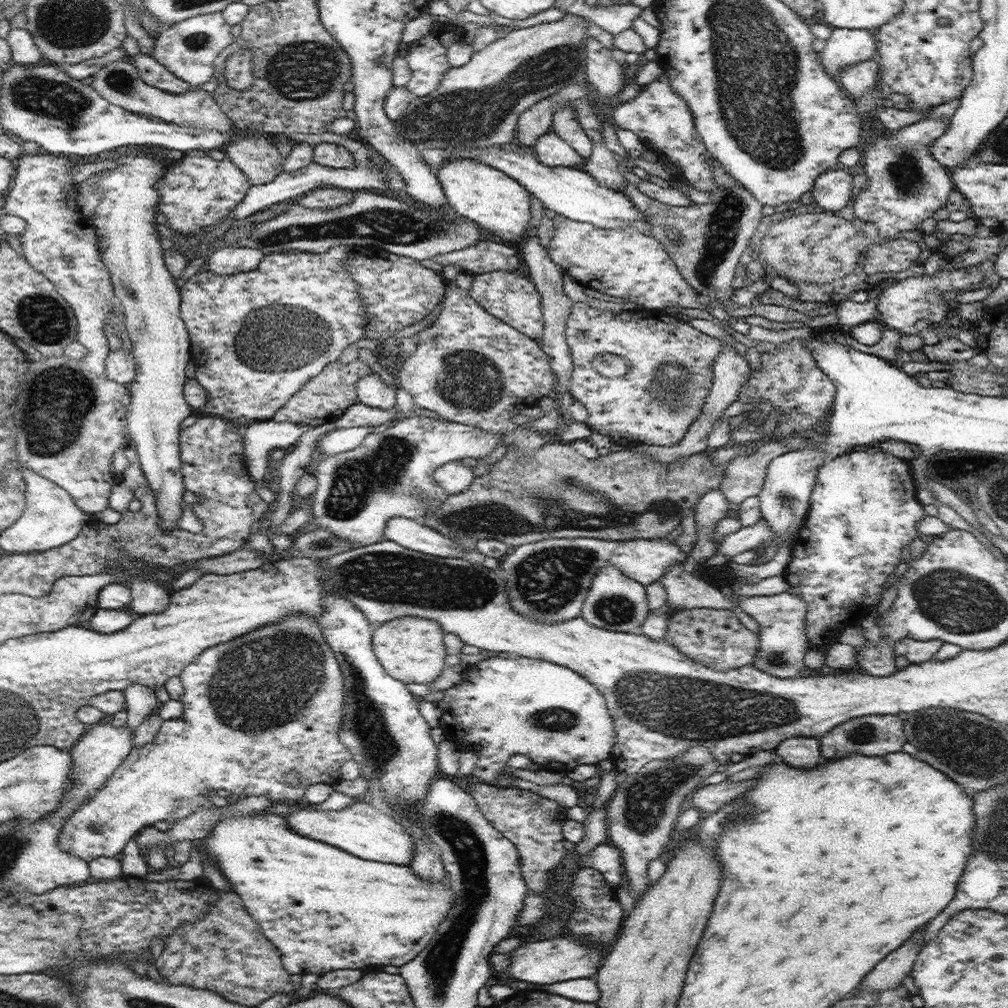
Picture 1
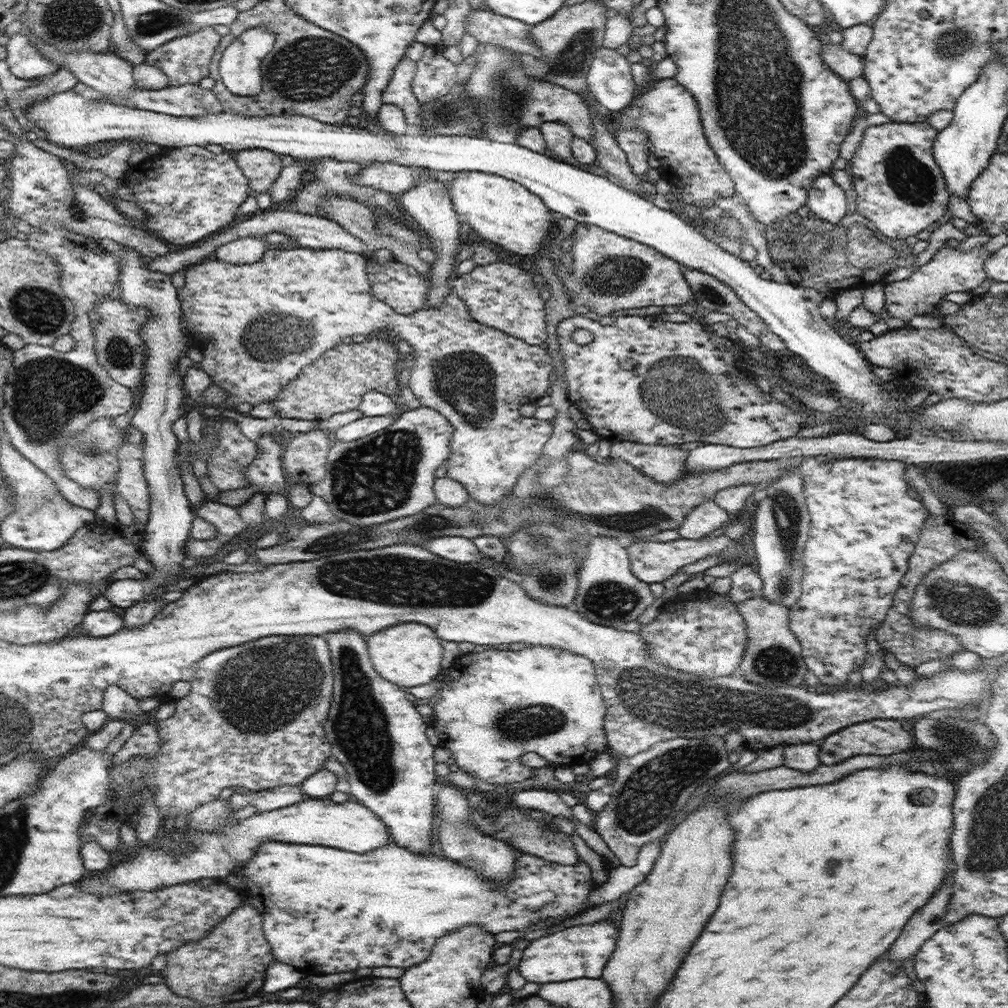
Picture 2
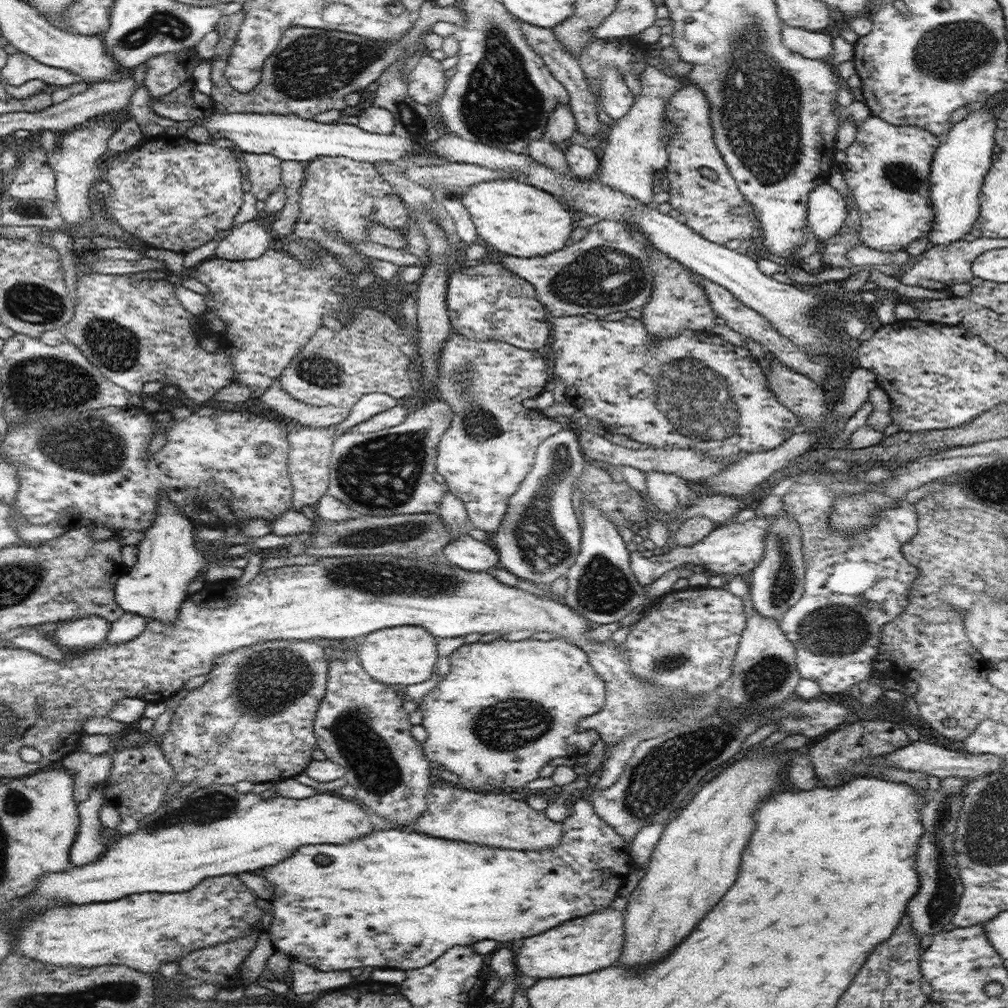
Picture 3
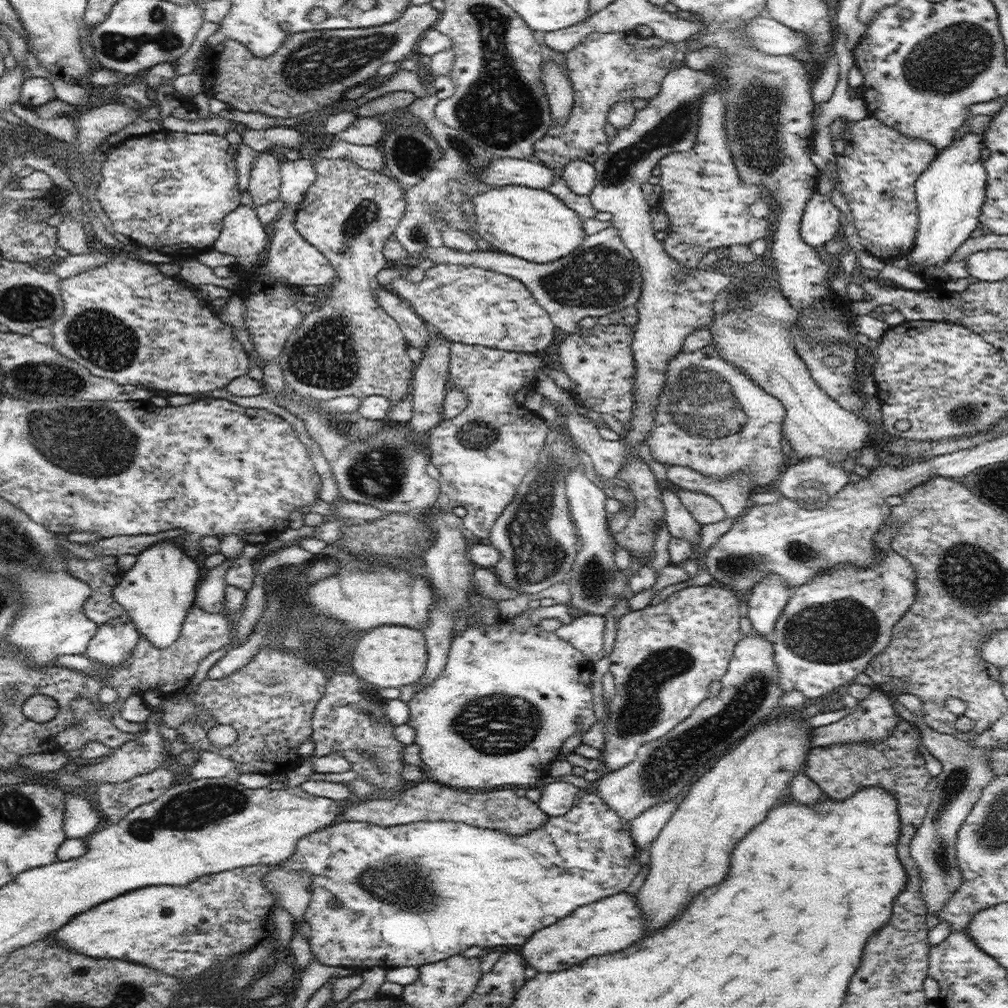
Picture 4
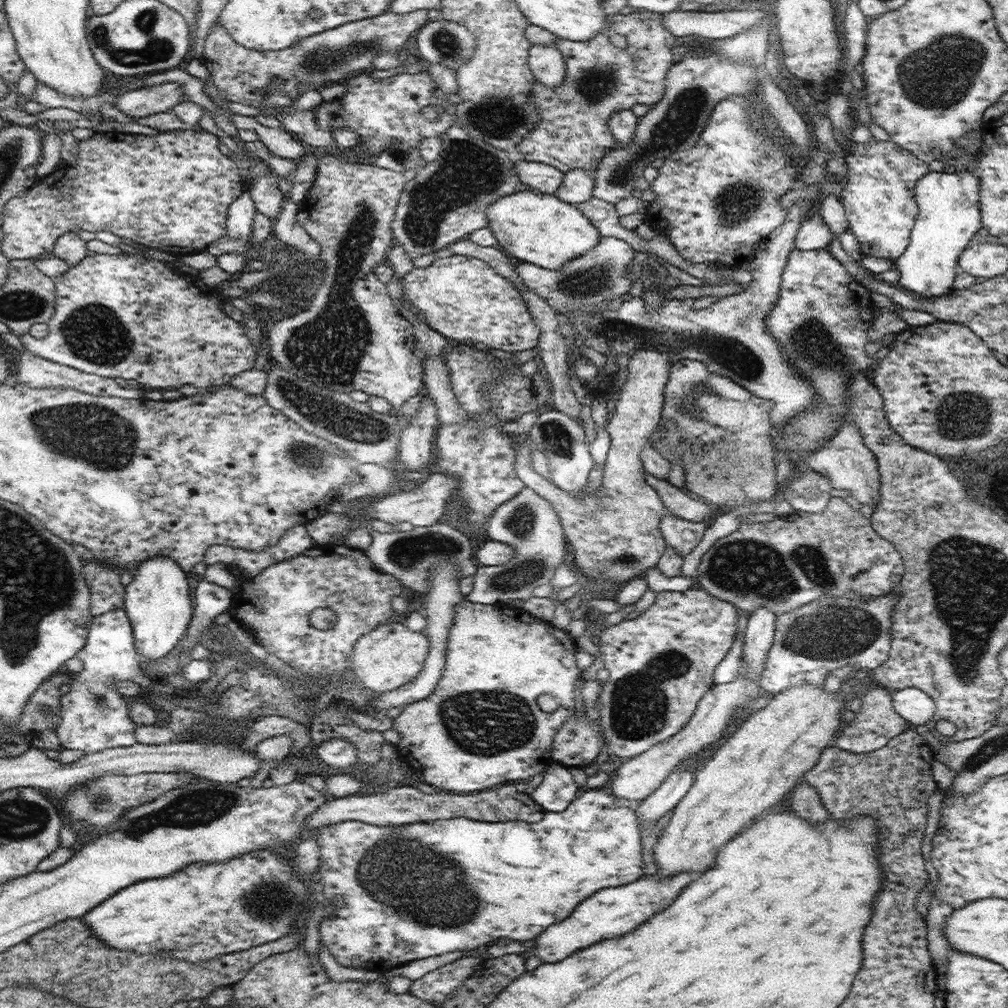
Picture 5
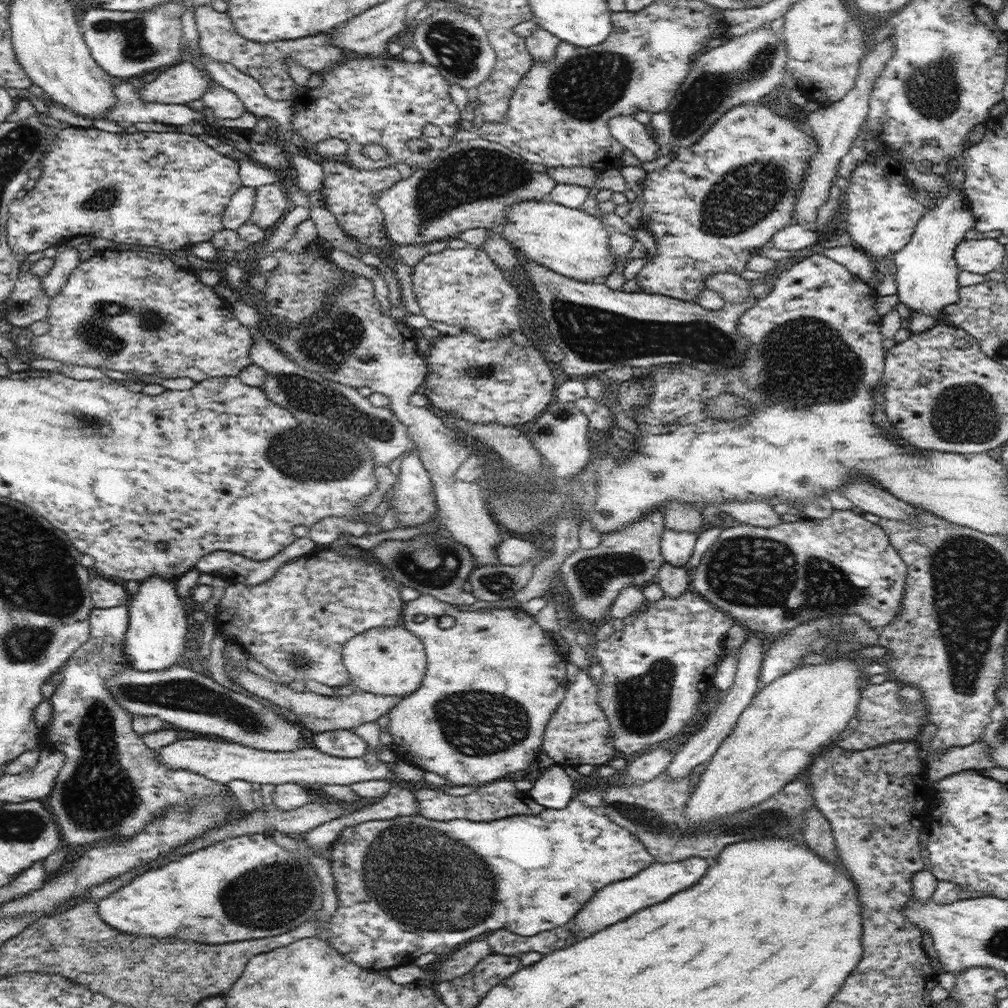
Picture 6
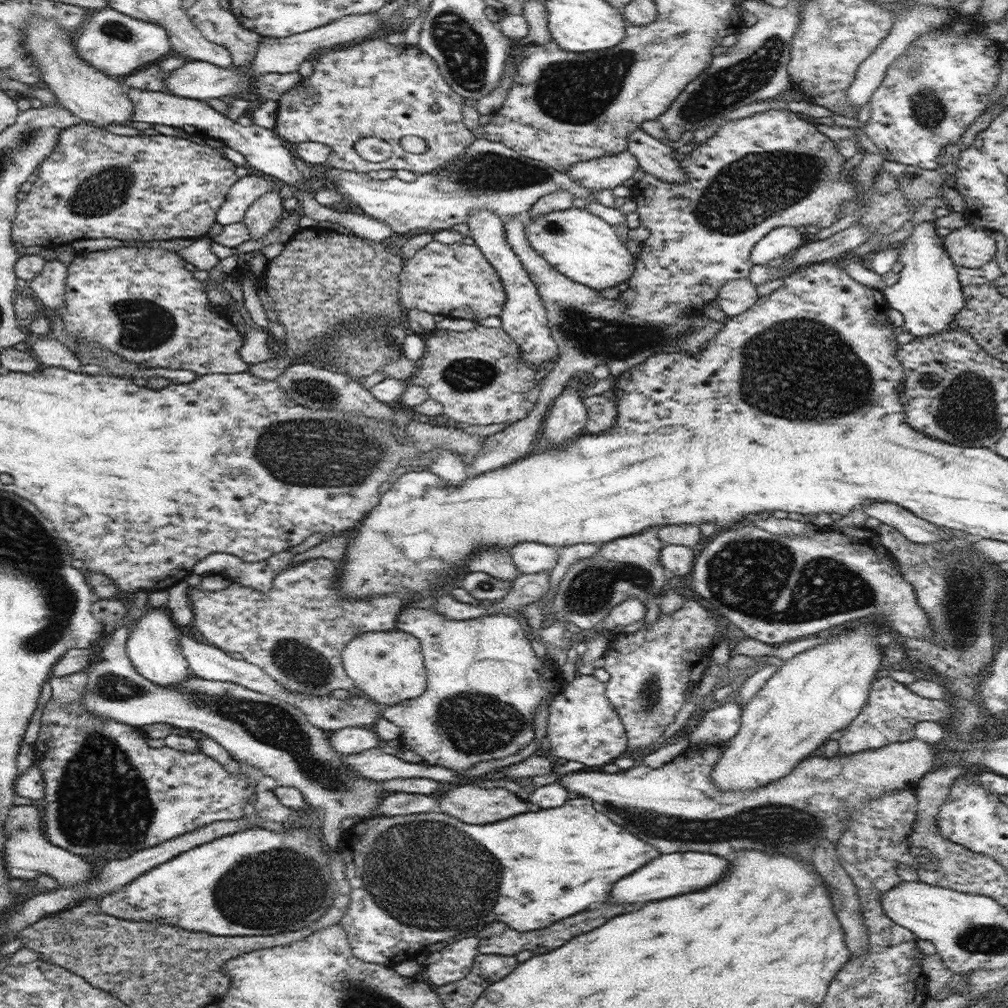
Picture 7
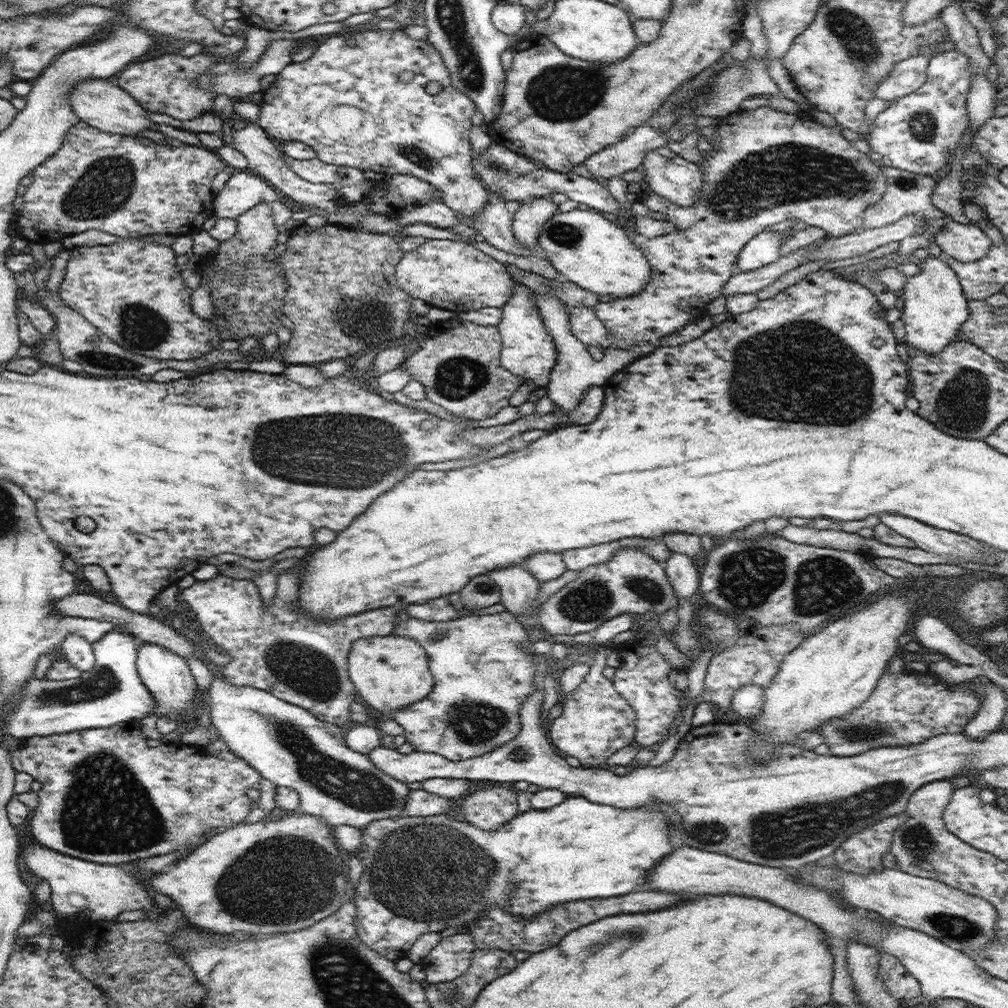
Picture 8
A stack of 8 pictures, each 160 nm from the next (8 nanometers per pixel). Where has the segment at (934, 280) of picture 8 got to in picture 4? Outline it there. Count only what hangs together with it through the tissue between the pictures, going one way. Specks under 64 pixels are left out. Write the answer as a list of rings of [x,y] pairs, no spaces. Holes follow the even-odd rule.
[[[967,133],[956,139],[944,150],[941,150],[928,168],[916,179],[915,198],[919,210],[918,234],[909,254],[911,268],[916,265],[919,270],[927,266],[940,266],[944,264],[956,252],[959,246],[964,244],[970,234],[981,227],[980,215],[985,202],[987,185],[987,172],[985,171],[985,142],[983,134]]]

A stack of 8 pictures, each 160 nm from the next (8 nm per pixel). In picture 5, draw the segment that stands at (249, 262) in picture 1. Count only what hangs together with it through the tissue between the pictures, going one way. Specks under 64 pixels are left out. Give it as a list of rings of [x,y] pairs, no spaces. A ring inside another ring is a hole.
[[[248,187],[245,192],[234,203],[229,206],[226,221],[226,234],[230,238],[238,240],[250,240],[253,234],[254,215],[257,208],[255,207]]]

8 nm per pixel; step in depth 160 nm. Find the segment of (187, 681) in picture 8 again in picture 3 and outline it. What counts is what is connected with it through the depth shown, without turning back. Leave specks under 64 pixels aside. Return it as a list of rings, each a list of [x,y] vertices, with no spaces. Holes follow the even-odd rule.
[[[165,490],[159,494],[157,515],[152,521],[152,526],[146,530],[144,540],[137,544],[137,563],[122,571],[118,582],[115,584],[115,601],[125,612],[143,616],[148,620],[158,619],[165,625],[175,623],[181,604],[188,598],[189,584],[192,582],[192,578],[200,572],[200,568],[208,564],[207,559],[194,546],[196,537],[192,530],[196,527],[192,523],[179,511]]]

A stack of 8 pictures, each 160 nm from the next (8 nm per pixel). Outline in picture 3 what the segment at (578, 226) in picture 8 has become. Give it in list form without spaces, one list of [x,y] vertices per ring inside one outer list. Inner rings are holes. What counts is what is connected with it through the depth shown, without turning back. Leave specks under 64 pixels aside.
[[[496,179],[473,184],[462,204],[470,213],[477,235],[506,255],[532,258],[546,256],[565,247],[578,216],[552,194],[516,179]]]

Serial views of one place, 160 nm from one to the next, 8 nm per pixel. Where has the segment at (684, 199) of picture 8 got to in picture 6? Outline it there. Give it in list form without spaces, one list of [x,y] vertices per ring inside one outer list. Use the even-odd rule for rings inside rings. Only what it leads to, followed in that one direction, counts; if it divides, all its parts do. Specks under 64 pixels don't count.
[[[634,115],[617,116],[609,120],[609,131],[615,140],[623,147],[631,150],[644,164],[658,158],[658,146],[648,134],[646,127]]]

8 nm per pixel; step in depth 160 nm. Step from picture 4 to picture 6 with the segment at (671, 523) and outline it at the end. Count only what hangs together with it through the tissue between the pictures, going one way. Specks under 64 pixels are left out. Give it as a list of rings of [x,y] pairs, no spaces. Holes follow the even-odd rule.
[[[665,529],[661,538],[664,562],[669,562],[675,567],[686,565],[692,556],[698,537],[699,534],[692,534],[692,532],[674,532],[674,530]]]

